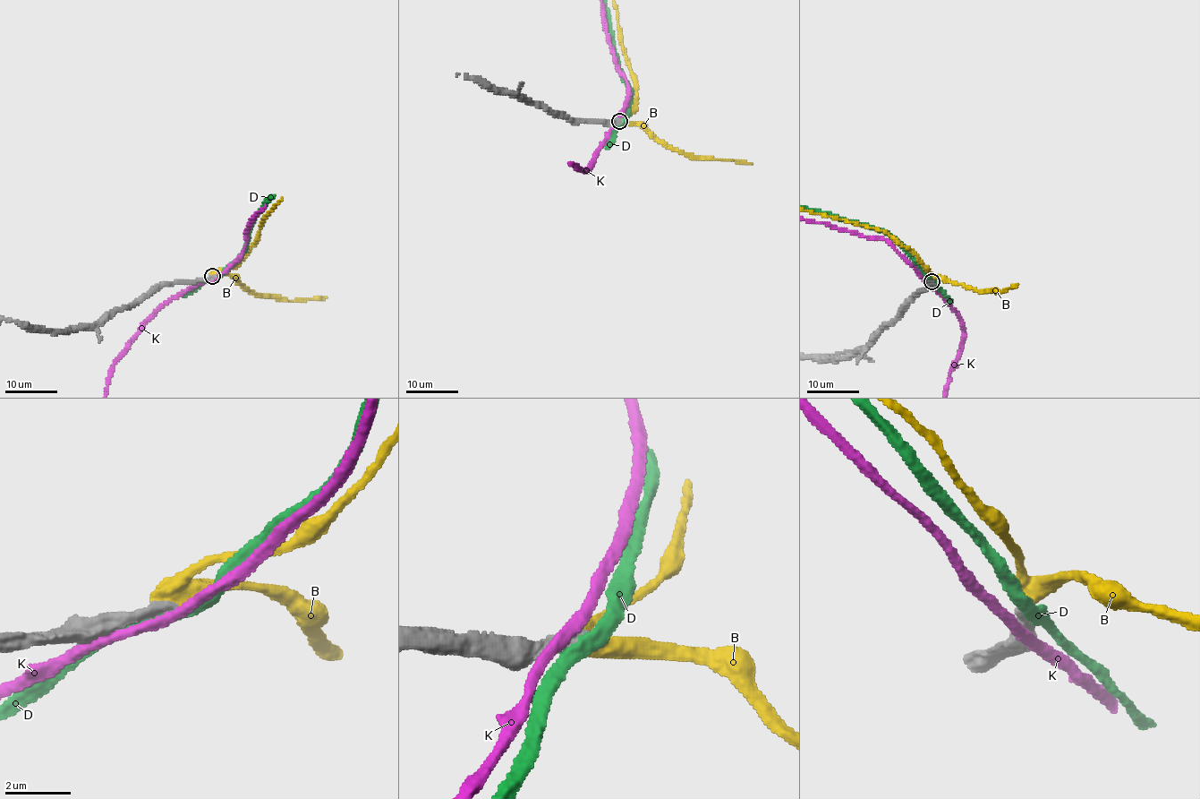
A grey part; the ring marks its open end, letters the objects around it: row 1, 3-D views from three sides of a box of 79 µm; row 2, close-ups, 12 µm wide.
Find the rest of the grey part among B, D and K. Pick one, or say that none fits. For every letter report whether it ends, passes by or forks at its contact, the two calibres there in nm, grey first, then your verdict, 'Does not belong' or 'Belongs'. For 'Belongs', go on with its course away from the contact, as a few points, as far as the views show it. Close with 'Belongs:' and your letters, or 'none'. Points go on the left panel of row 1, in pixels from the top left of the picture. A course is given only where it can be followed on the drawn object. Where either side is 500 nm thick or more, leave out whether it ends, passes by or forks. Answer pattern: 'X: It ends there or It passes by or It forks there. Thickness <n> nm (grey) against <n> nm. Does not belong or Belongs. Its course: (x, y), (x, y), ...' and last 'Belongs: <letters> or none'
B: It passes by. Thickness 360 nm (grey) against 480 nm. Belongs
D: It passes by. Thickness 440 nm (grey) against 360 nm. Does not belong
K: It passes by. Thickness 480 nm (grey) against 320 nm. Does not belong
Belongs: B

